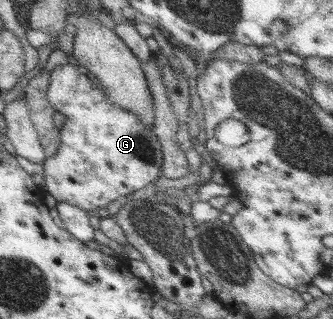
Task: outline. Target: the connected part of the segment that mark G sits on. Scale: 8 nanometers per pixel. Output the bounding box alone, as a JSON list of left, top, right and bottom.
[42,63,162,213]

